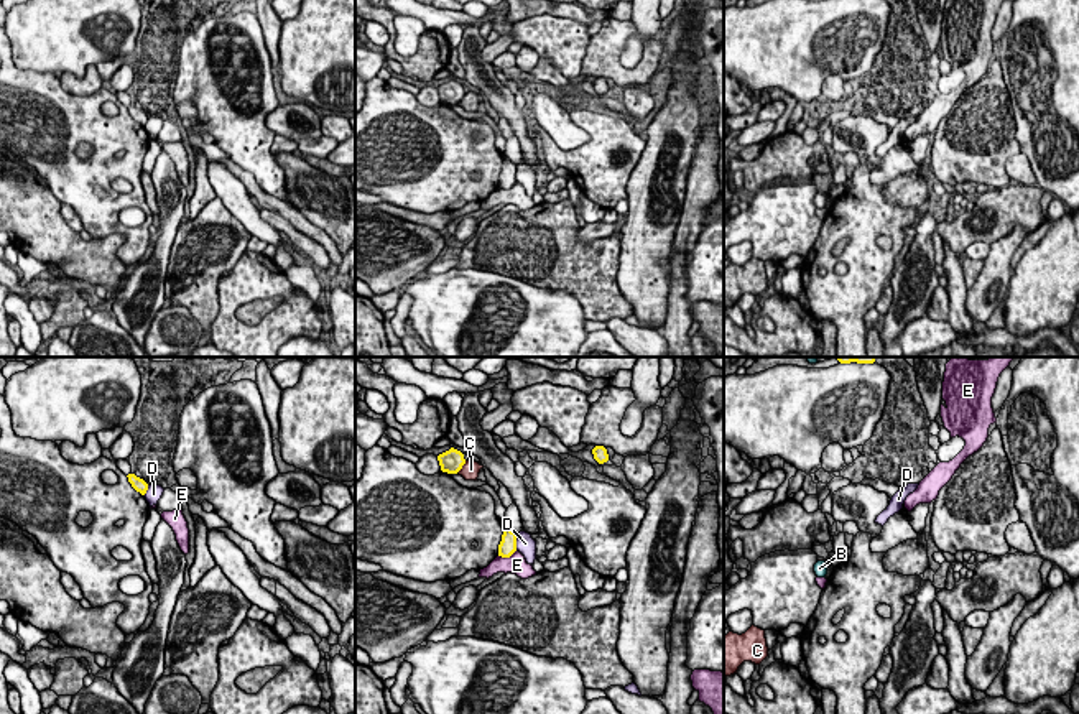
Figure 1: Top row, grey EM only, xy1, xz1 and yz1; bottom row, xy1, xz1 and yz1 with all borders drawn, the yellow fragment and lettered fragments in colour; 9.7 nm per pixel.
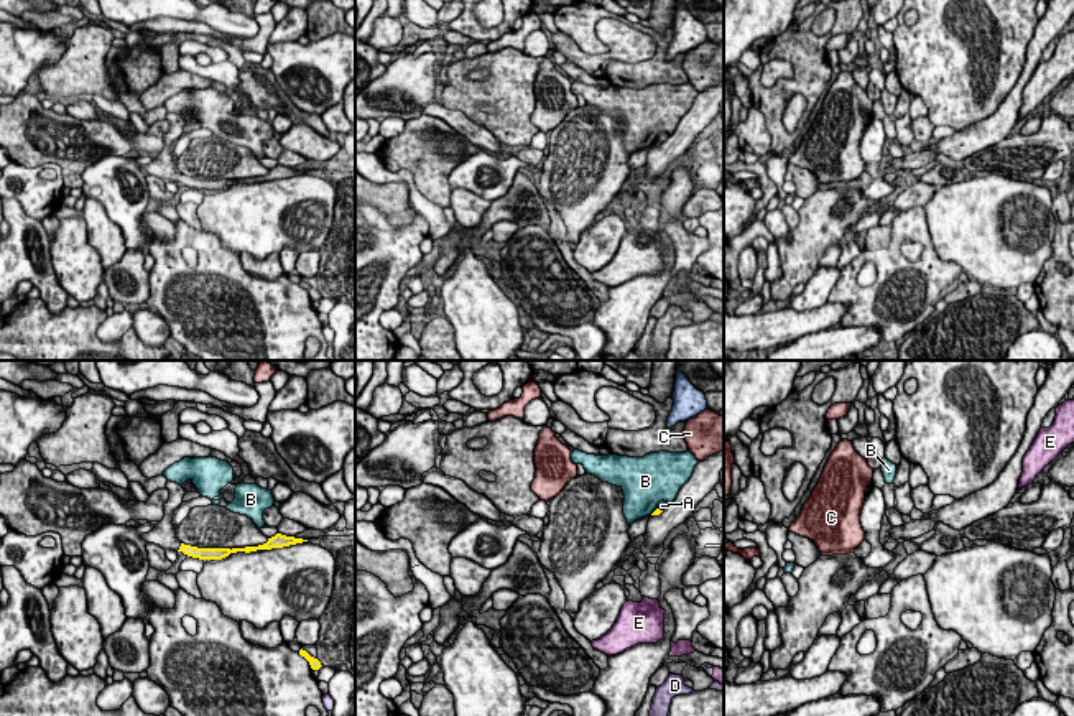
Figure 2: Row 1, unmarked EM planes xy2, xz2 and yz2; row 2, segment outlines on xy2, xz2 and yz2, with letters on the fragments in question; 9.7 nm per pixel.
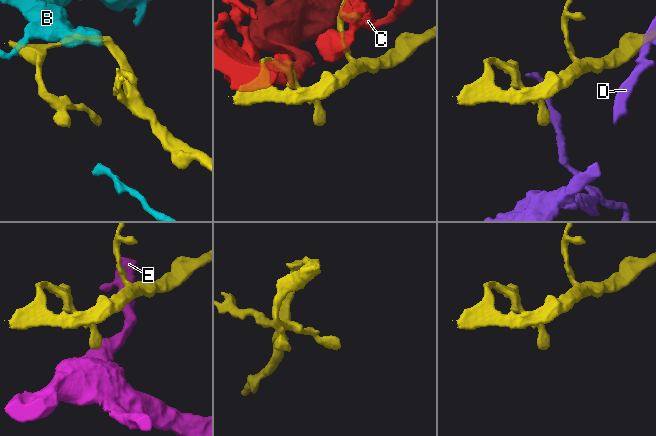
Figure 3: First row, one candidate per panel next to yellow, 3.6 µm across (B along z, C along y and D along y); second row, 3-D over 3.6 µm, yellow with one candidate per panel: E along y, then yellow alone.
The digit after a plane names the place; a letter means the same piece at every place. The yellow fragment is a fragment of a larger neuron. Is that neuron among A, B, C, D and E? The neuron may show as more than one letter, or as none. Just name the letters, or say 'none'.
none

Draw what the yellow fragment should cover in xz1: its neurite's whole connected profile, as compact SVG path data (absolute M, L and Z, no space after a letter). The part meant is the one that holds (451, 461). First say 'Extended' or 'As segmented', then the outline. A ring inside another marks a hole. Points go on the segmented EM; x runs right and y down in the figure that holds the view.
As segmented. M454 447L438 456L442 472L457 474L465 464L464 454Z

